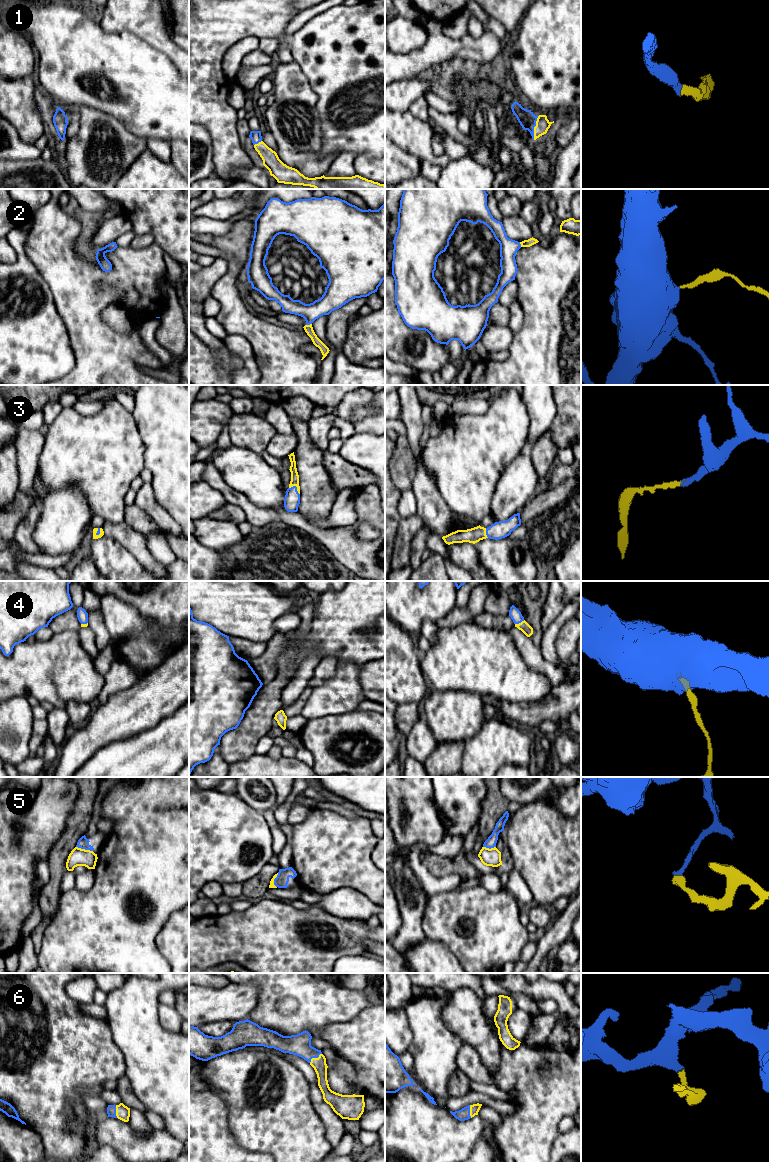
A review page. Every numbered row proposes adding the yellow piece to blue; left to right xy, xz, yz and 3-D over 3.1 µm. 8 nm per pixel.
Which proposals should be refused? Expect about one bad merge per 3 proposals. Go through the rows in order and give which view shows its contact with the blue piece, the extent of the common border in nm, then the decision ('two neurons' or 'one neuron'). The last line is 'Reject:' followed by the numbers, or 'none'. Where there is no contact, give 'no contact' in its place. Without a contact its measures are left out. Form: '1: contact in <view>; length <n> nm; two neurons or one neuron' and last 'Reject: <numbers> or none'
1: contact in yz; length 200 nm; one neuron
2: contact in xz; length 50 nm; one neuron
3: contact in xz; length 110 nm; one neuron
4: contact in yz; length 90 nm; one neuron
5: contact in xy; length 140 nm; two neurons
6: contact in xz; length 130 nm; one neuron
Reject: 5

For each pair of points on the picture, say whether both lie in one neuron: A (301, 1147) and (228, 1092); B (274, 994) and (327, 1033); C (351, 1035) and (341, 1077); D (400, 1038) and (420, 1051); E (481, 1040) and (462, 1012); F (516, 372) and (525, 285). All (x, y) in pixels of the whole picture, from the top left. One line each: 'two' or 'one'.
A: one
B: two
C: two
D: two
E: one
F: one

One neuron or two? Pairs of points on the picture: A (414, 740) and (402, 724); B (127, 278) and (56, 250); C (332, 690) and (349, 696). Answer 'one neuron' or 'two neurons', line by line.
A: two neurons
B: one neuron
C: one neuron

